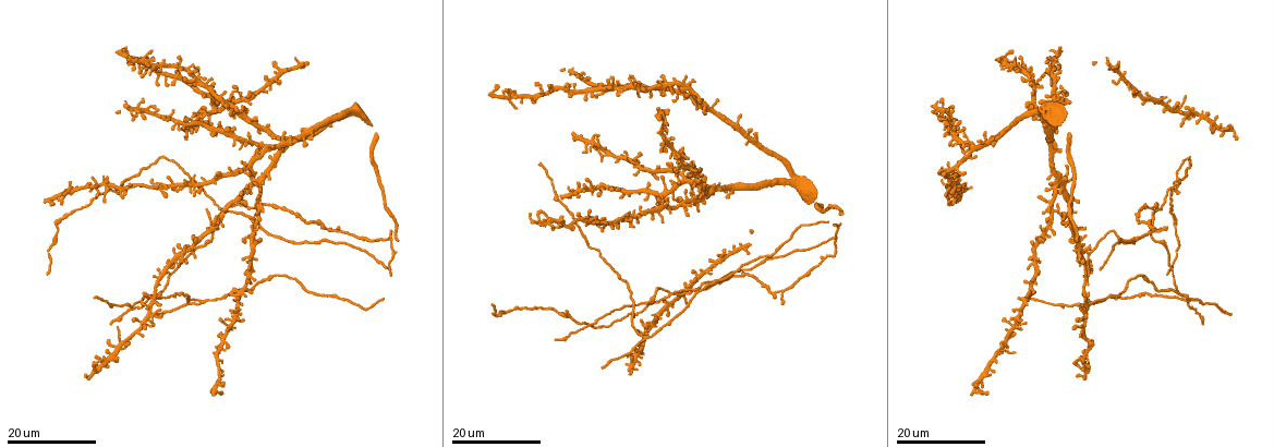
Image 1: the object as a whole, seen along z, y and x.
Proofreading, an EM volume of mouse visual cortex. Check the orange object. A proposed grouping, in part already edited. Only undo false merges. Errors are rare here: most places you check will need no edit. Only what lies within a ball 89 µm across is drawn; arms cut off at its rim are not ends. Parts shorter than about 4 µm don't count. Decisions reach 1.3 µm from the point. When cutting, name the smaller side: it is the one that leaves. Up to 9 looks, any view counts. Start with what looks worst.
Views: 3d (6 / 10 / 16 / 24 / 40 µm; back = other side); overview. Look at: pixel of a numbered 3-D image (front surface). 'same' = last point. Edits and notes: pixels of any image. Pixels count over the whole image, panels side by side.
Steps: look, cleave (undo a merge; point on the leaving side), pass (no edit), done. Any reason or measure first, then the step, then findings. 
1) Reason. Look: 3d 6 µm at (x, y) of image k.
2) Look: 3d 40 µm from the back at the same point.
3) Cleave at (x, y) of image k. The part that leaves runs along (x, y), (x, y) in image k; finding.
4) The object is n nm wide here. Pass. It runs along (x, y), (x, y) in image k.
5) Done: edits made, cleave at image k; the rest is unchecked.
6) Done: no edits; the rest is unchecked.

Four or more arms meet. Look: 3d 24 µm at (671, 293) of image 1.

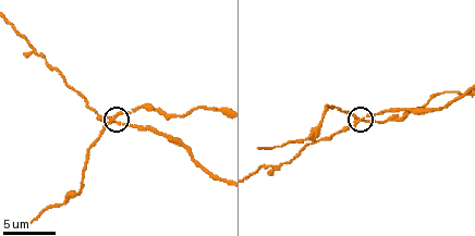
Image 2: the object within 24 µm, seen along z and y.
Look: 3d 6 µm at (355, 121) of image 2.

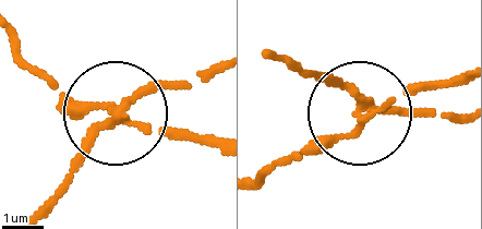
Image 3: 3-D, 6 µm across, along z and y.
4 arms meet here. Pass. It runs along (464, 118), (366, 110), (464, 83) in image 3; continuous, no second neuron.

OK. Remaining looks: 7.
Branch point. Look: 3d 16 µm at (202, 301) of image 1.

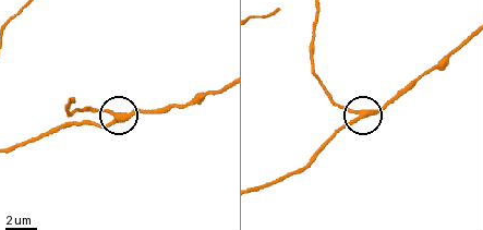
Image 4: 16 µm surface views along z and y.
Look: 3d 10 µm at (362, 115) of image 4.

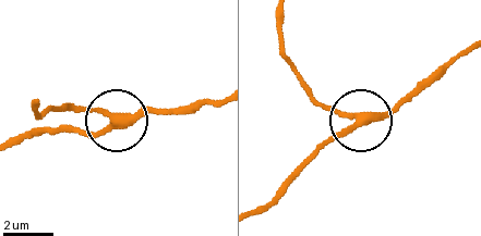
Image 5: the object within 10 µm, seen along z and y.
Look: 3d 10 µm from the back at (361, 120) of image 5.

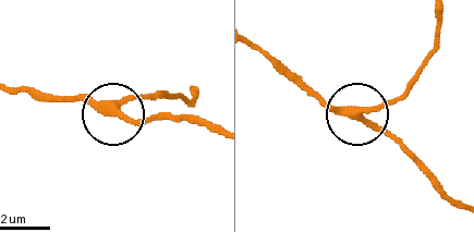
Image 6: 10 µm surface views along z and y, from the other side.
Pass. It runs along (434, 12), (434, 50), (415, 81), (363, 112), (420, 167) in image 6; all the same neuron.

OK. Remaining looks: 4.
Sudden change in width. Look: 3d 24 µm at (325, 230) of image 1.

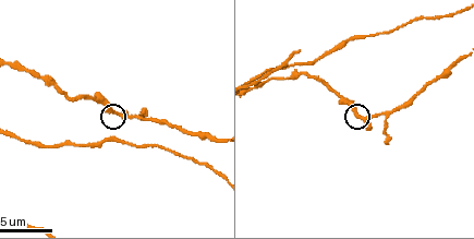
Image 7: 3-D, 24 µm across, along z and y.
Look: 3d 6 µm at (362, 118) of image 7.

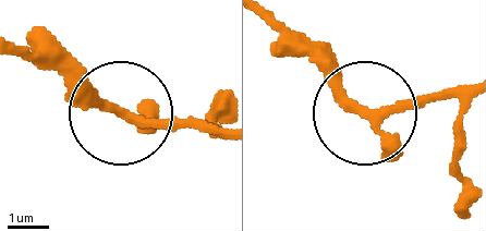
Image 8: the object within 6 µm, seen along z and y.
The object is 210 nm wide here. Pass. It runs along (462, 88), (379, 109), (299, 39) in image 8; one neuron here.

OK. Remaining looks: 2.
Look: 3d 24 µm at (580, 228) of image 1.

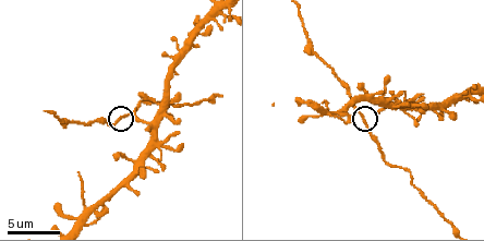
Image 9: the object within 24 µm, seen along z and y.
Look: 3d 6 µm at (365, 120) of image 9.

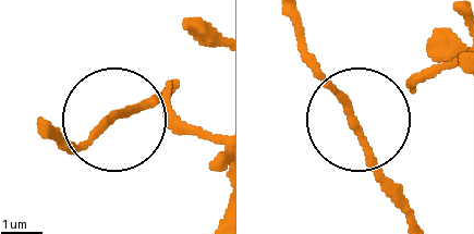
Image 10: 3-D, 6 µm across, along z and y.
3 arms meet here. Pass. Continuous, no second neuron.

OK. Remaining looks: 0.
Done: no edits; the rest is unchecked.

